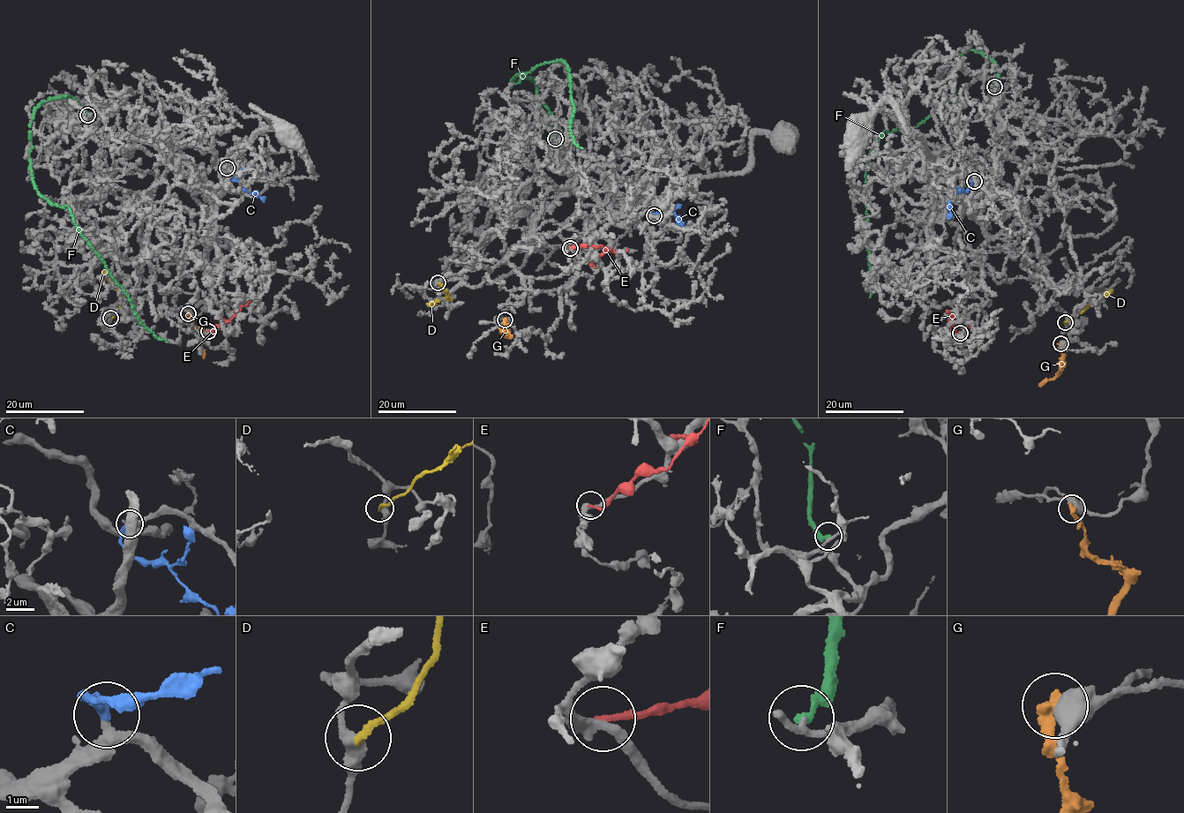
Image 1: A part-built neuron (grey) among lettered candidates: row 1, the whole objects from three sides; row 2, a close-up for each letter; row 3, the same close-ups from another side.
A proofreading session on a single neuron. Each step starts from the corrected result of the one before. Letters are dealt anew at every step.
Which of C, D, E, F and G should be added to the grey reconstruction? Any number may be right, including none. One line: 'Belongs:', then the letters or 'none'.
Belongs: C

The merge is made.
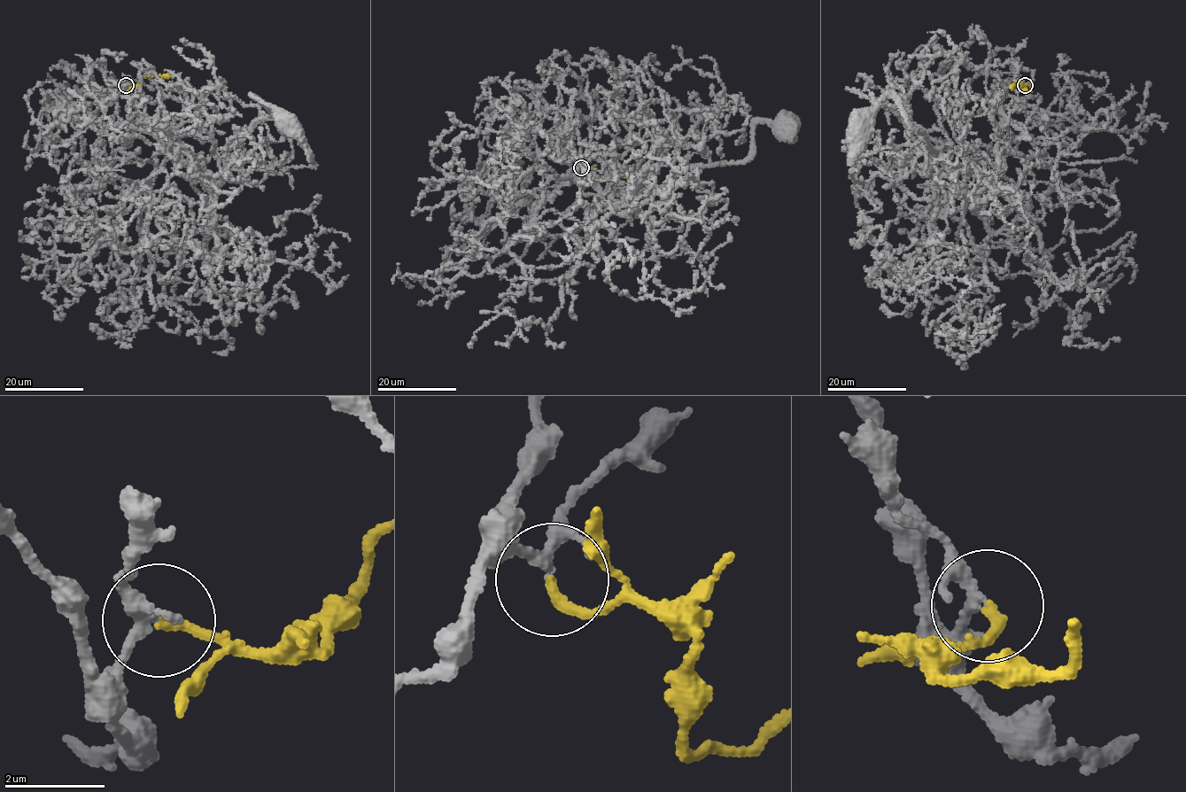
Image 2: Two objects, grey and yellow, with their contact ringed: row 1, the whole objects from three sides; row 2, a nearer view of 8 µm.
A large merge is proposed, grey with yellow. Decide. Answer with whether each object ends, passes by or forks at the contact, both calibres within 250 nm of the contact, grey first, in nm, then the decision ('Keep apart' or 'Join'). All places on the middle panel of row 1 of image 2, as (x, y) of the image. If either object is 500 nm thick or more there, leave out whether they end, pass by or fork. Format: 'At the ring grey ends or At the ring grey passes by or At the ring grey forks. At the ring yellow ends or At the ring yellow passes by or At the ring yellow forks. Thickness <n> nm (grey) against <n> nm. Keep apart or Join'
At the ring grey forks. At the ring yellow ends. Thickness 150 nm (grey) against 200 nm. Join

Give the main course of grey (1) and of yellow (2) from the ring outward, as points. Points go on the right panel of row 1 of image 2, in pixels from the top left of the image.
1: (1025, 85), (1038, 106), (1024, 124), (998, 128), (1003, 166), (983, 198), (957, 184), (891, 97), (858, 125)
2: (1025, 85), (1020, 89), (1029, 91), (1031, 87), (1025, 84), (1015, 83), (1012, 89)

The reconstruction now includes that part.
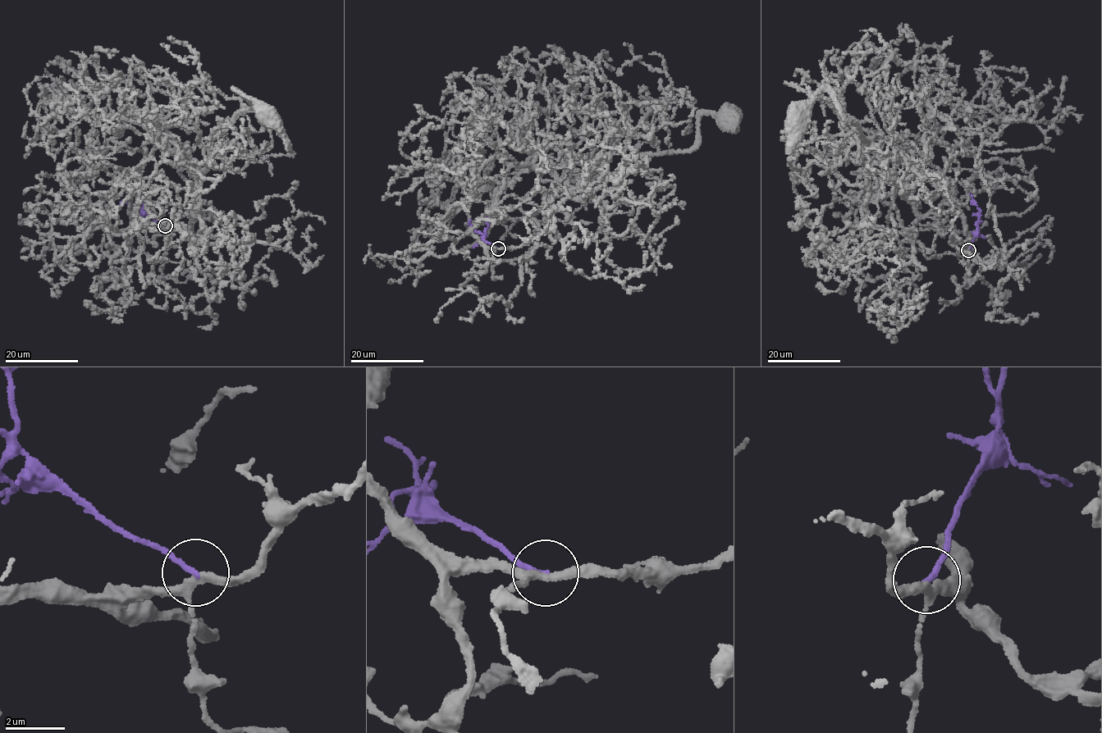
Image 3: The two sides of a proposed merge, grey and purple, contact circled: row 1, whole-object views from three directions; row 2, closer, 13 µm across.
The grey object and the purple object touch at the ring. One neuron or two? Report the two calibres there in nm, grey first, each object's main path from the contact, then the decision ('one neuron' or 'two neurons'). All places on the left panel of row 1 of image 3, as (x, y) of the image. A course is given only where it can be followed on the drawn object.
calibres 220 and 170 nm; course grey (165, 226), (133, 226), (120, 184), (145, 143), (202, 170), (251, 106), (238, 92), (270, 116); course purple (165, 226), (143, 210), (139, 195), (134, 187), (127, 184); two neurons

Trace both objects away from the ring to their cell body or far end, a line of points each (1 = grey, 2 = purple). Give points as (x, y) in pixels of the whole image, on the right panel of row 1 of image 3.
1: (968, 250), (958, 205), (914, 169), (926, 144), (919, 178), (905, 185), (826, 91), (796, 116)
2: (968, 250), (976, 236), (980, 214), (971, 197), (967, 194)

